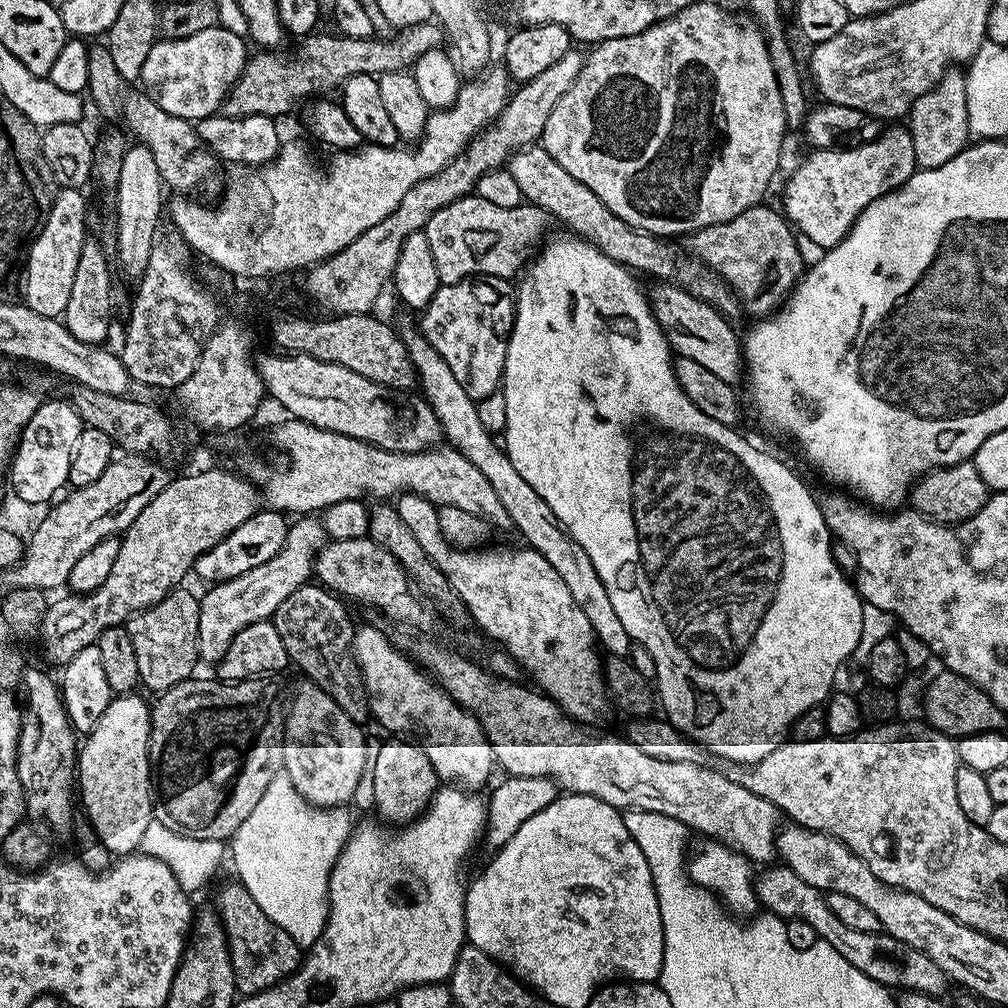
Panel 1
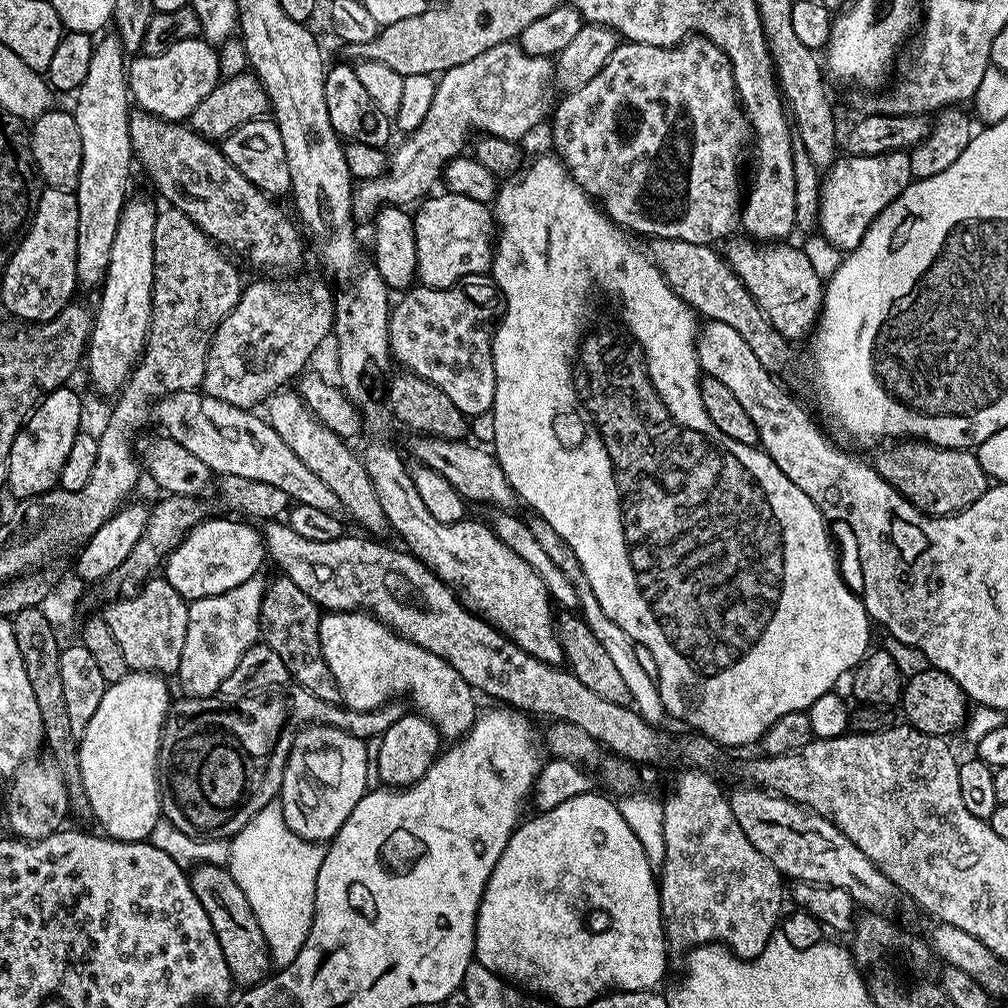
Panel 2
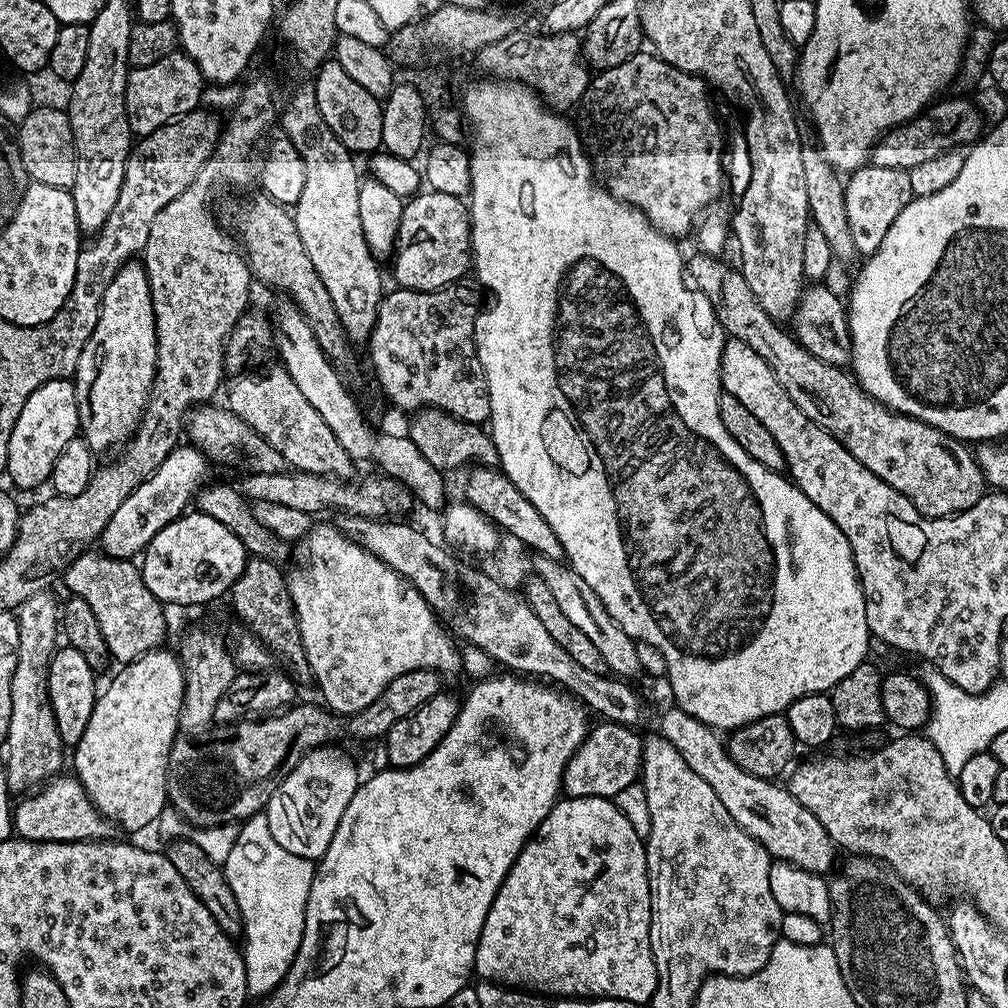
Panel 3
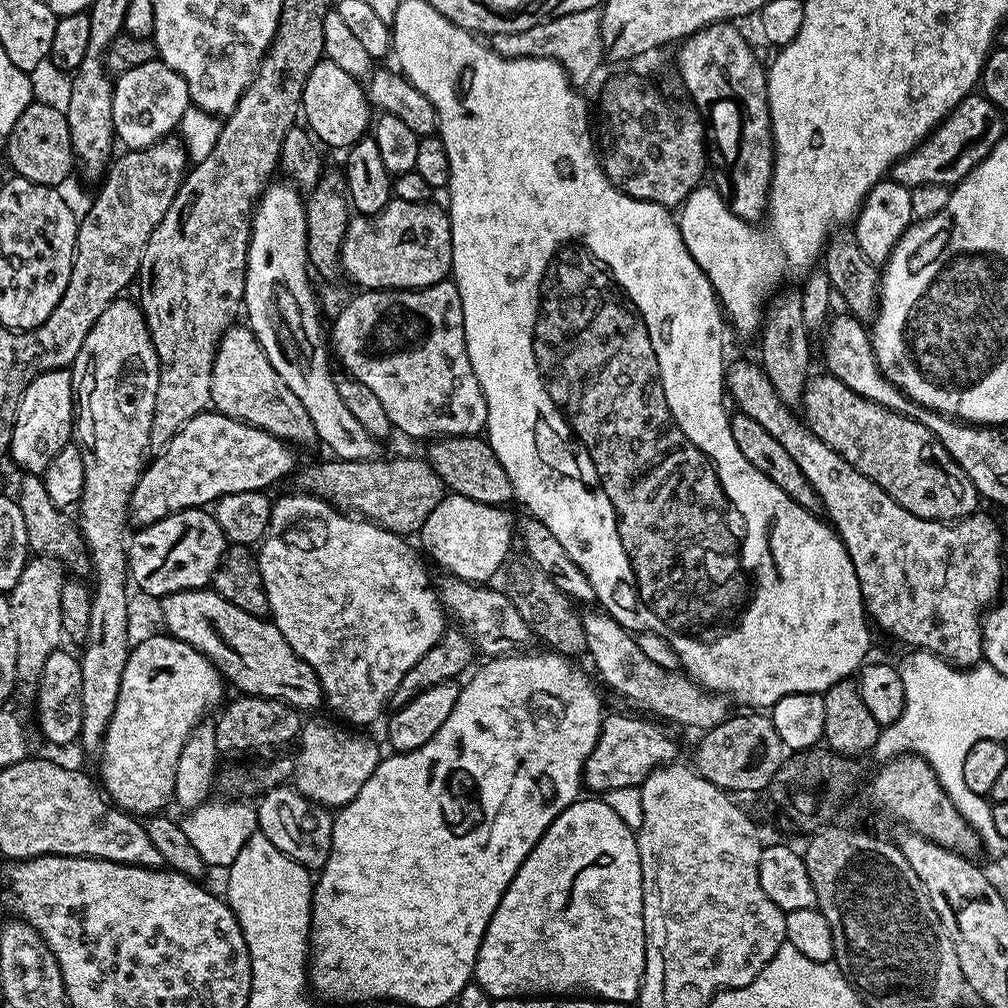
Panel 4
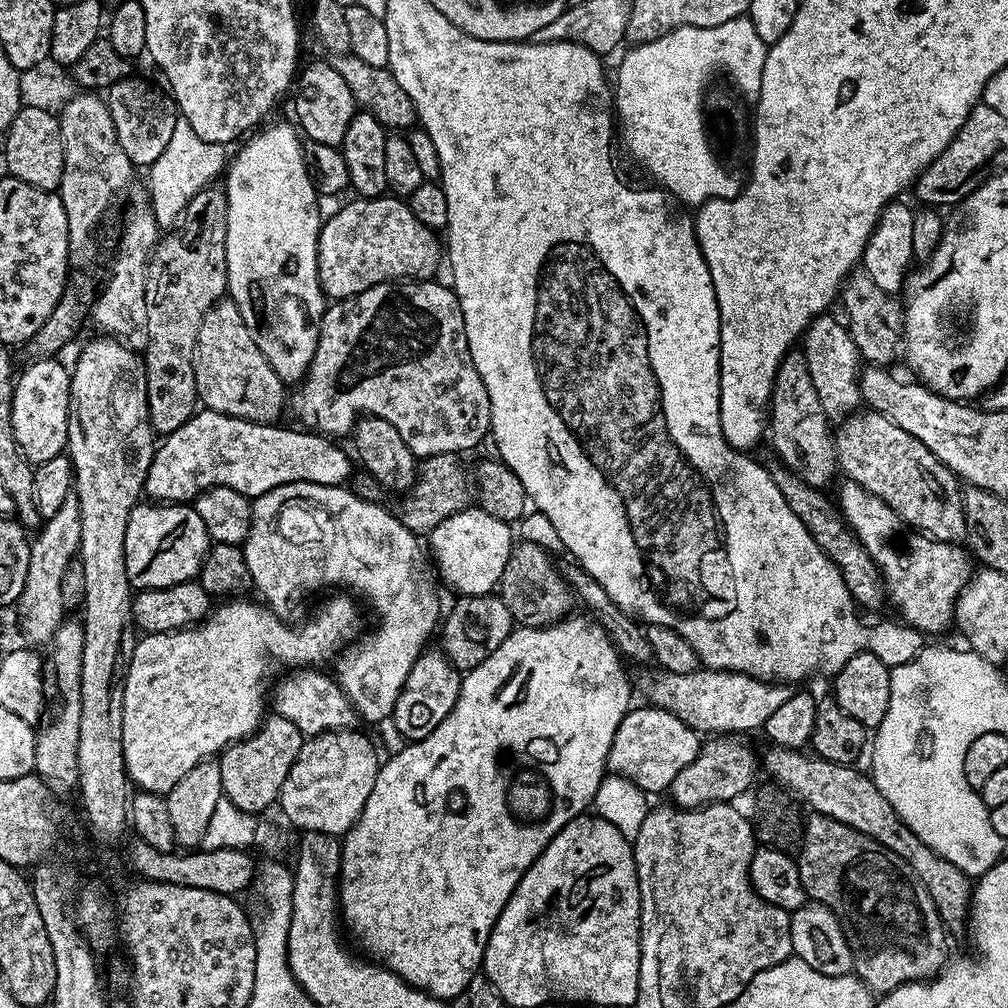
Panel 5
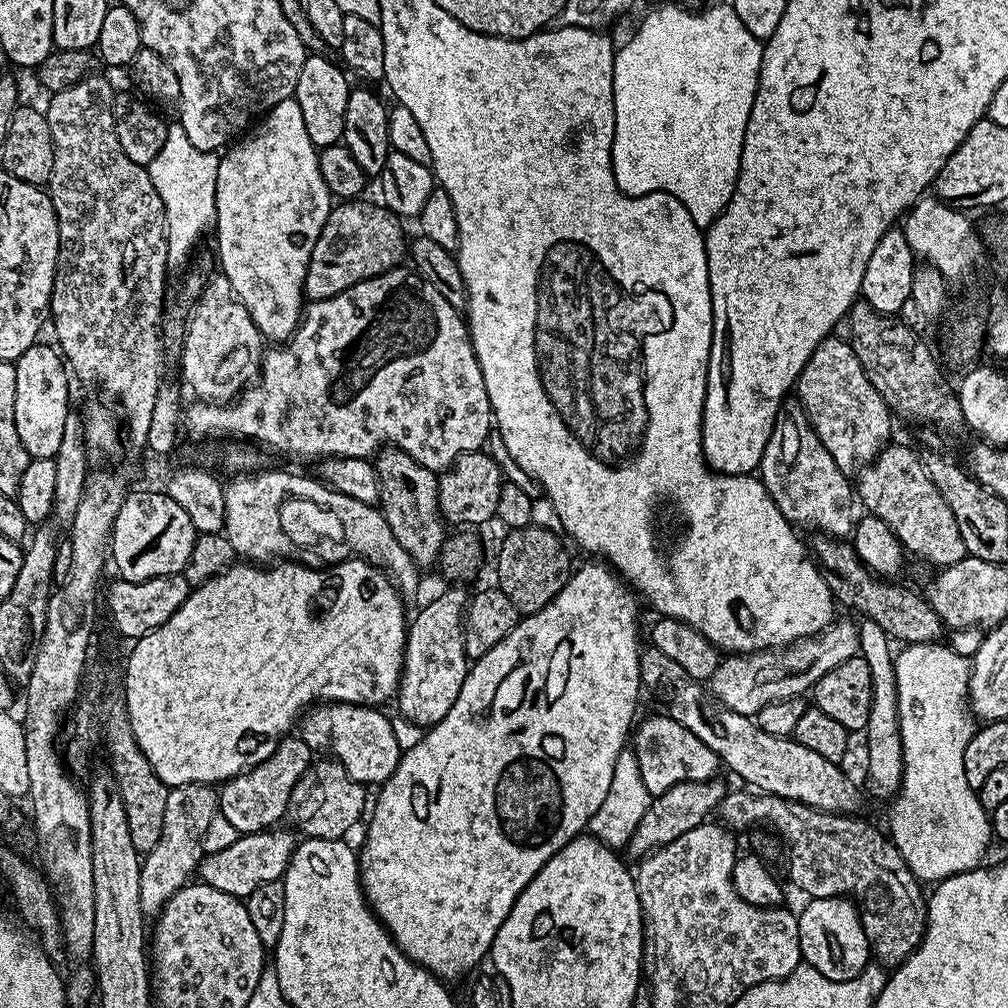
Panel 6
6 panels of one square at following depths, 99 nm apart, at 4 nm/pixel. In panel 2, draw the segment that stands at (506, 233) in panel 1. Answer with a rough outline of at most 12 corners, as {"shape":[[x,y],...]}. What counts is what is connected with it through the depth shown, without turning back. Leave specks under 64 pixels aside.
{"shape":[[447,190],[412,216],[416,274],[451,288],[492,266],[493,209]]}

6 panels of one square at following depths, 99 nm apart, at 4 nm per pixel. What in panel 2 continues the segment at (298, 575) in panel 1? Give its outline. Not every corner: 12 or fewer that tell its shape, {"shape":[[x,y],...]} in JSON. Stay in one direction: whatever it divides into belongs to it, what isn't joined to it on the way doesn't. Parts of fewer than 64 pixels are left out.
{"shape":[[260,574],[189,603],[185,697],[215,697],[259,641]]}

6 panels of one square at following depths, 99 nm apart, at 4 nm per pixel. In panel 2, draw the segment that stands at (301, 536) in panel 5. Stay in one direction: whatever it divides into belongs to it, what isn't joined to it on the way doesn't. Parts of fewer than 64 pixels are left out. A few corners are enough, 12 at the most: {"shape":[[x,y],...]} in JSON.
{"shape":[[363,610],[321,615],[343,707],[407,697],[455,742],[478,696]]}

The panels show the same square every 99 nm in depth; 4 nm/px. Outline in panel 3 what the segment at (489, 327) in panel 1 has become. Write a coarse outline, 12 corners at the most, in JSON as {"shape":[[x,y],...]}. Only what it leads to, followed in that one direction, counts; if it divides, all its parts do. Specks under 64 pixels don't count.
{"shape":[[397,287],[366,341],[407,414],[491,417],[477,309]]}

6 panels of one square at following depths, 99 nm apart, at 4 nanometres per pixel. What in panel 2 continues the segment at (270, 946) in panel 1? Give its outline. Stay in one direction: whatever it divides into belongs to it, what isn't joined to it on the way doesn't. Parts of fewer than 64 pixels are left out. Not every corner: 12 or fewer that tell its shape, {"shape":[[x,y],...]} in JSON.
{"shape":[[222,864],[190,879],[233,981],[259,984],[273,963],[246,894]]}

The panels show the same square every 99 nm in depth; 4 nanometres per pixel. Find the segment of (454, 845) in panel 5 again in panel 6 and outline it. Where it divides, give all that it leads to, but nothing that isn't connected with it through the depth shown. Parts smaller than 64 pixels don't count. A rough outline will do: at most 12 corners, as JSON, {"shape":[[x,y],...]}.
{"shape":[[575,569],[367,817],[360,886],[441,981],[587,829],[637,593]]}

